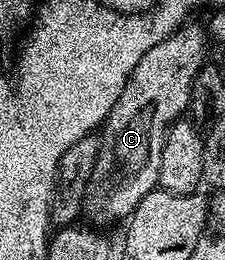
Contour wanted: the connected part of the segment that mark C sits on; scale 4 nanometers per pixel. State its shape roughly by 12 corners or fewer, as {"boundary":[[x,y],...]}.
{"boundary":[[202,23],[137,62],[101,128],[85,212],[126,221],[205,63]]}

